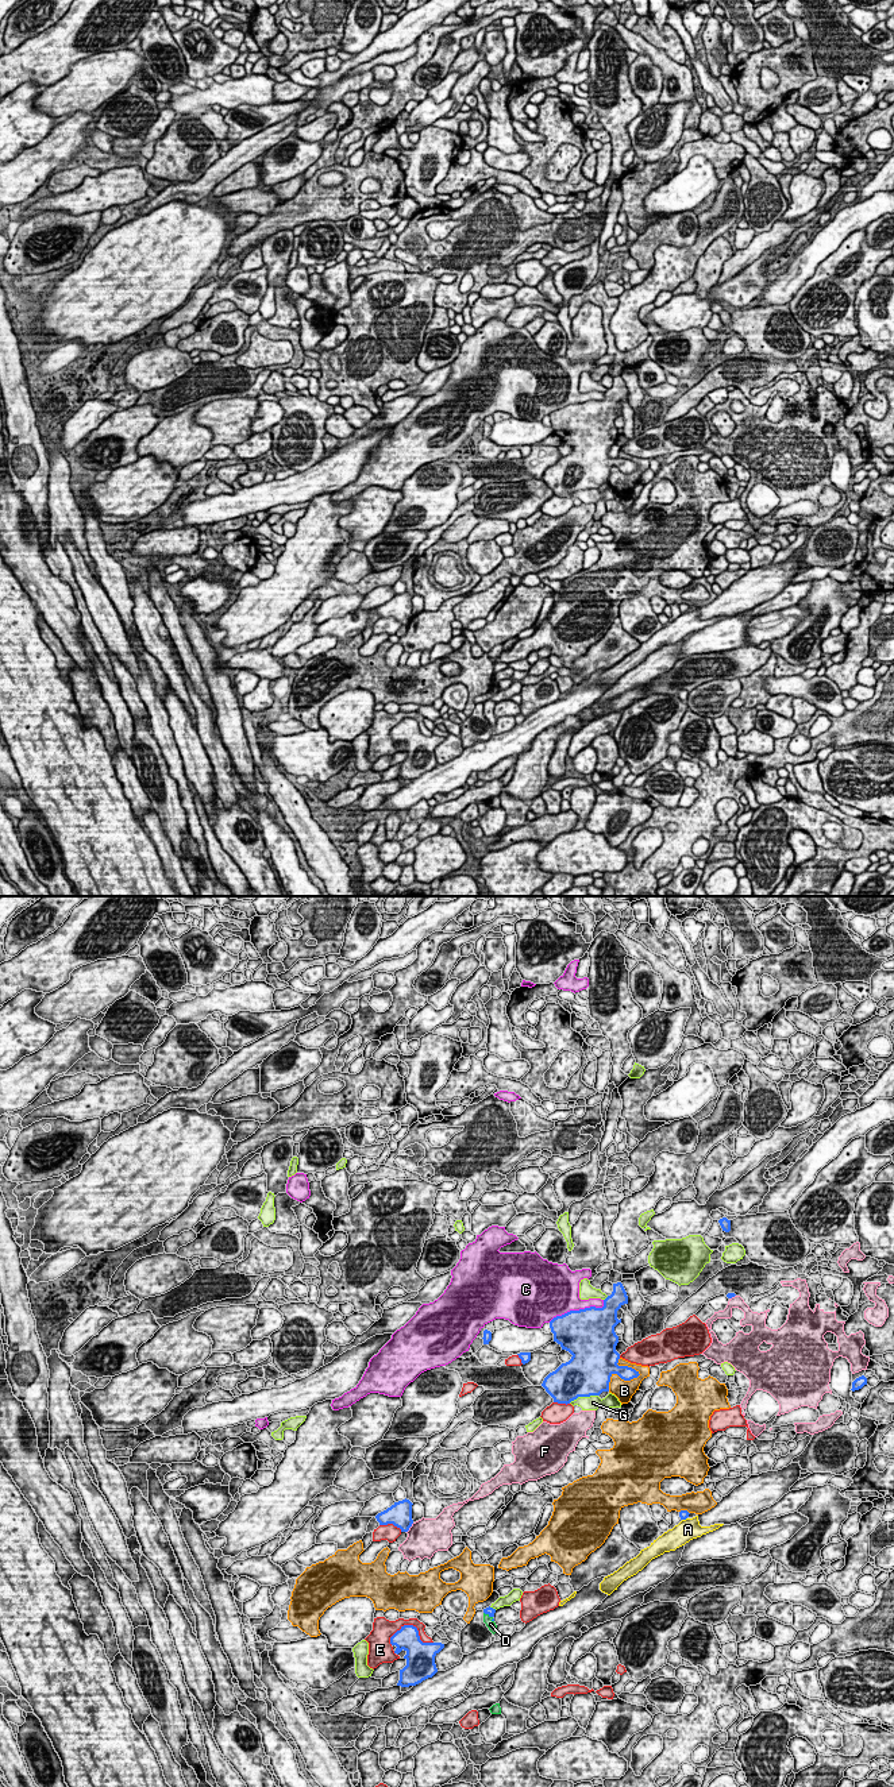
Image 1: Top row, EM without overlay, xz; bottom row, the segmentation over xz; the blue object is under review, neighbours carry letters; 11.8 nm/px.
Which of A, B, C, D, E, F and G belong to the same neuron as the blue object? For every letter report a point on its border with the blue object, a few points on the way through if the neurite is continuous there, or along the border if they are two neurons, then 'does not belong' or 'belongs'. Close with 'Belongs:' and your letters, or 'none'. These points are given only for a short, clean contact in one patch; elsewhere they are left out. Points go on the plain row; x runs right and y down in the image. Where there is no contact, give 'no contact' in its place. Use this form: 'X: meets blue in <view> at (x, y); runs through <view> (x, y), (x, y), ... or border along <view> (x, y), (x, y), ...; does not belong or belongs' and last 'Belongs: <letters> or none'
A: meets blue in xz at (684, 612); does not belong
B: meets blue in xz at (619, 469); does not belong
C: meets blue in xz at (580, 402); does not belong
D: meets blue in xz at (489, 709); runs through xz (489, 703), (489, 709), (490, 717); belongs
E: meets blue in xz at (415, 720); does not belong
F: meets blue in xz at (409, 620); does not belong
G: meets blue in xz at (582, 489); does not belong
Belongs: D

